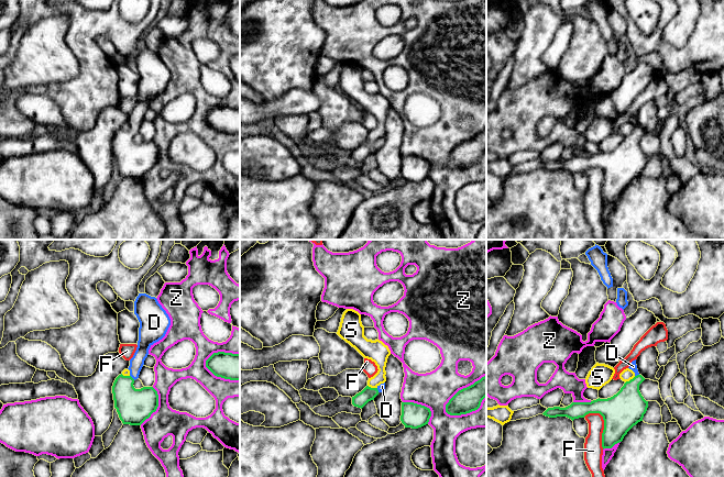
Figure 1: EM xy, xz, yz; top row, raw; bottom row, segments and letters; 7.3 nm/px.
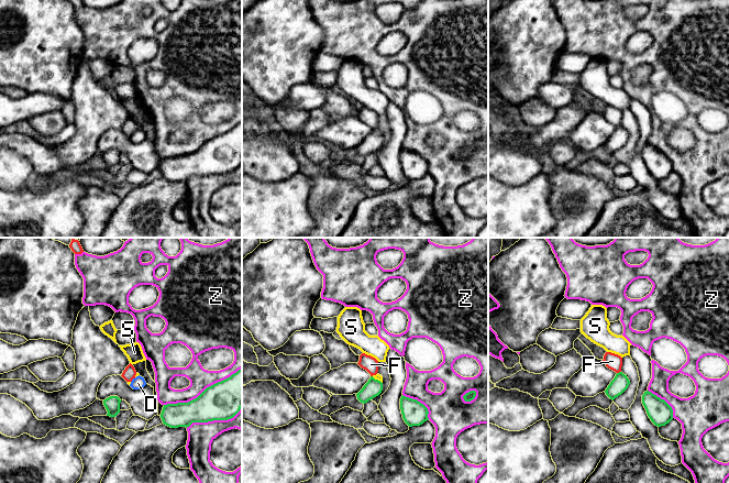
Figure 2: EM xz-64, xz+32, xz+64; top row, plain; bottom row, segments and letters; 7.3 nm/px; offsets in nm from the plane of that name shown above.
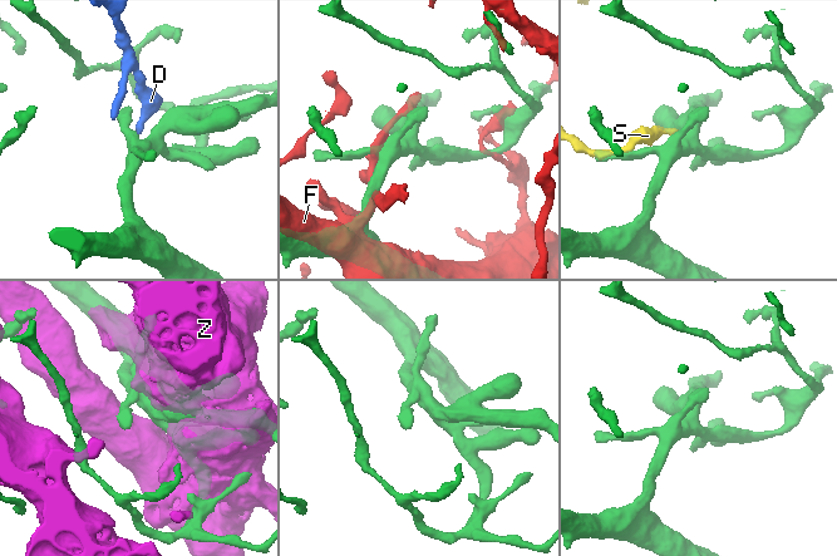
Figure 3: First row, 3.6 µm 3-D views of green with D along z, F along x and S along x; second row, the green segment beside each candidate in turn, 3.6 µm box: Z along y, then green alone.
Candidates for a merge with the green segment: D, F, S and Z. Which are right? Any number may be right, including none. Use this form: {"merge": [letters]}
{"merge": ["D"]}

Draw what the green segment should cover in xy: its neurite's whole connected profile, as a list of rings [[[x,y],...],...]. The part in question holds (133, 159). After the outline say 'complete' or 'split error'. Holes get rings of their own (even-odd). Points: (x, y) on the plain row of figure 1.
[[[139,47],[136,51],[134,55],[134,68],[140,76],[138,101],[133,111],[130,113],[130,120],[128,122],[130,124],[130,129],[123,130],[121,127],[116,132],[112,140],[112,147],[114,162],[117,163],[122,177],[130,179],[141,179],[146,173],[151,170],[153,166],[156,165],[158,160],[158,148],[153,141],[135,143],[133,137],[134,134],[139,132],[140,125],[144,119],[144,114],[149,109],[150,101],[165,90],[171,79],[171,73],[166,65],[158,57],[157,53],[146,47]]]; split error

